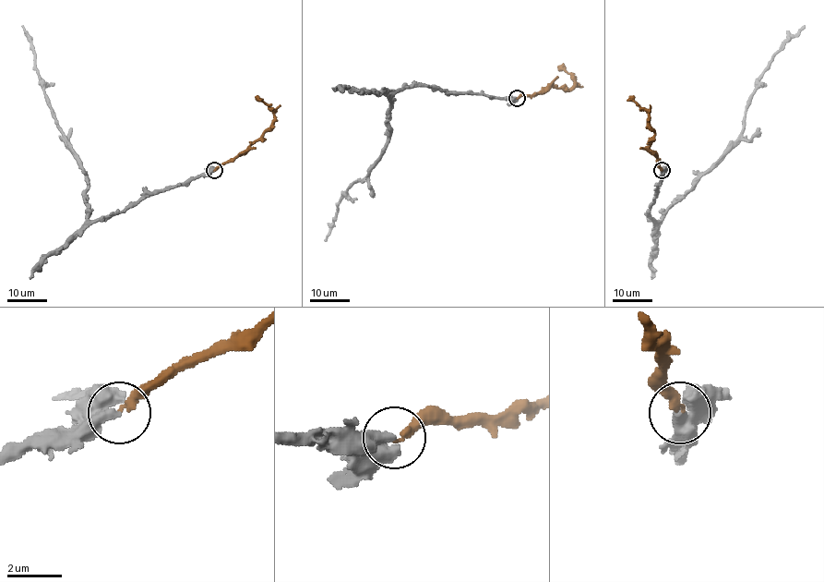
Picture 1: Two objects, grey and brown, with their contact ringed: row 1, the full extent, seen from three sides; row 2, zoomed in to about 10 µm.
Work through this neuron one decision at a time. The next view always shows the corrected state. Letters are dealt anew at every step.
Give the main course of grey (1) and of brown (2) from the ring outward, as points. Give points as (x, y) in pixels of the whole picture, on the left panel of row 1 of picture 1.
1: (214, 170), (146, 192), (120, 212), (89, 221), (88, 175), (43, 90), (35, 52), (23, 25)
2: (214, 170), (239, 156), (273, 121), (272, 110), (255, 97)

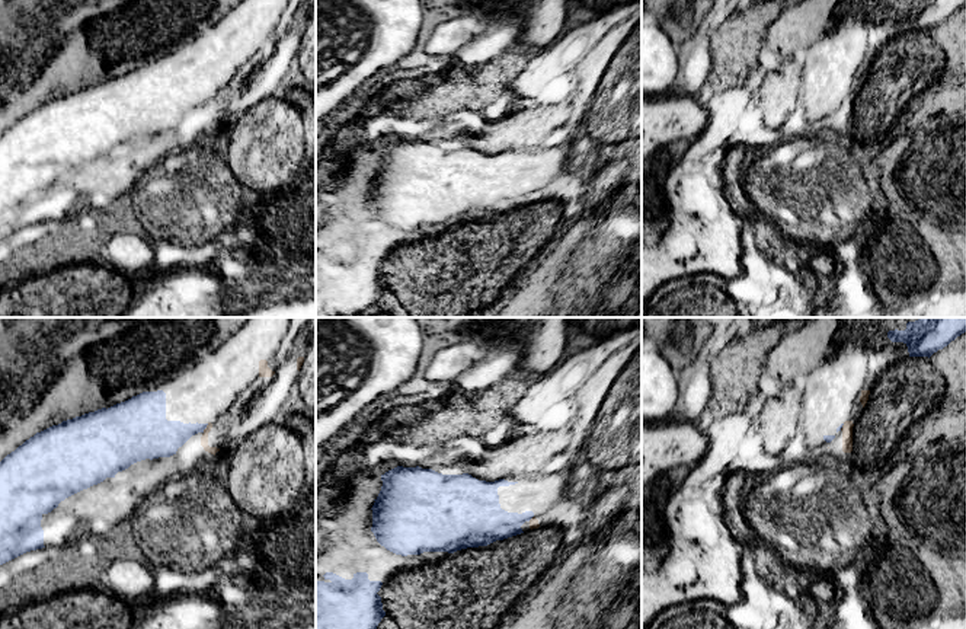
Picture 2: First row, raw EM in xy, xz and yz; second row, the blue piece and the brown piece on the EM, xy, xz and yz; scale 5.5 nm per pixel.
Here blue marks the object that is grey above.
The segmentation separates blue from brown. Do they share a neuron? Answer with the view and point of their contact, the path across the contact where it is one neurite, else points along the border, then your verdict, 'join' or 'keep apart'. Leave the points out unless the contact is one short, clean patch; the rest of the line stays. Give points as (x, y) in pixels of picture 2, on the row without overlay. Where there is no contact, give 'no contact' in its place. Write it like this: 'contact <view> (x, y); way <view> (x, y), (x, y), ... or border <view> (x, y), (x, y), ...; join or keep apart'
contact xy (205, 101); way xy (162, 112), (205, 101), (204, 114); join

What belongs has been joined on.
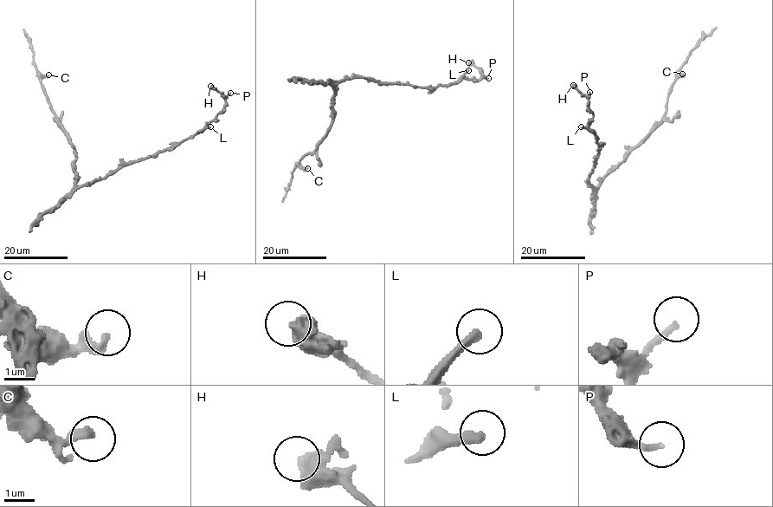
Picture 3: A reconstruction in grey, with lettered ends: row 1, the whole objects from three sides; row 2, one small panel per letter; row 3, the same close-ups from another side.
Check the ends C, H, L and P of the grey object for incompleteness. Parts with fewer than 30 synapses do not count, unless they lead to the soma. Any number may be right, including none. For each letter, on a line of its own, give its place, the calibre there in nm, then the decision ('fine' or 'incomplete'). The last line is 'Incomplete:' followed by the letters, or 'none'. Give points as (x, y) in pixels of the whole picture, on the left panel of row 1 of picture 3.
C: place (48, 74); calibre 280 nm; fine
H: place (210, 86); calibre 600 nm; fine
L: place (210, 126); calibre 280 nm; incomplete
P: place (230, 93); calibre 180 nm; fine
Incomplete: L

